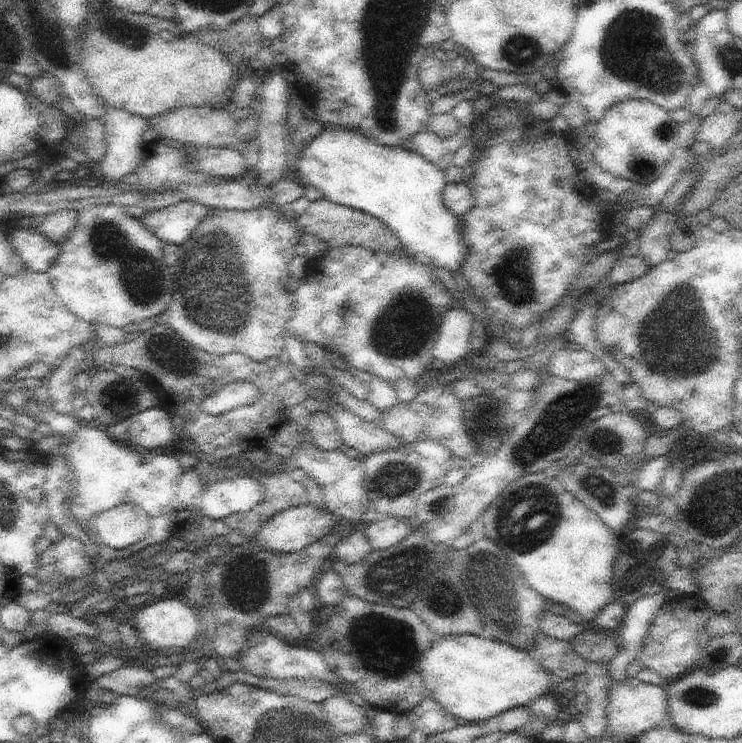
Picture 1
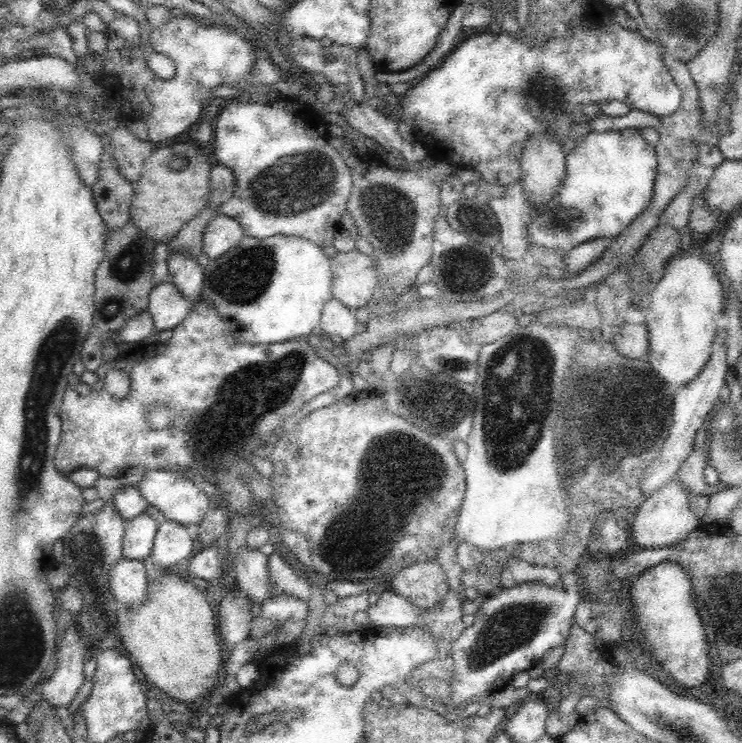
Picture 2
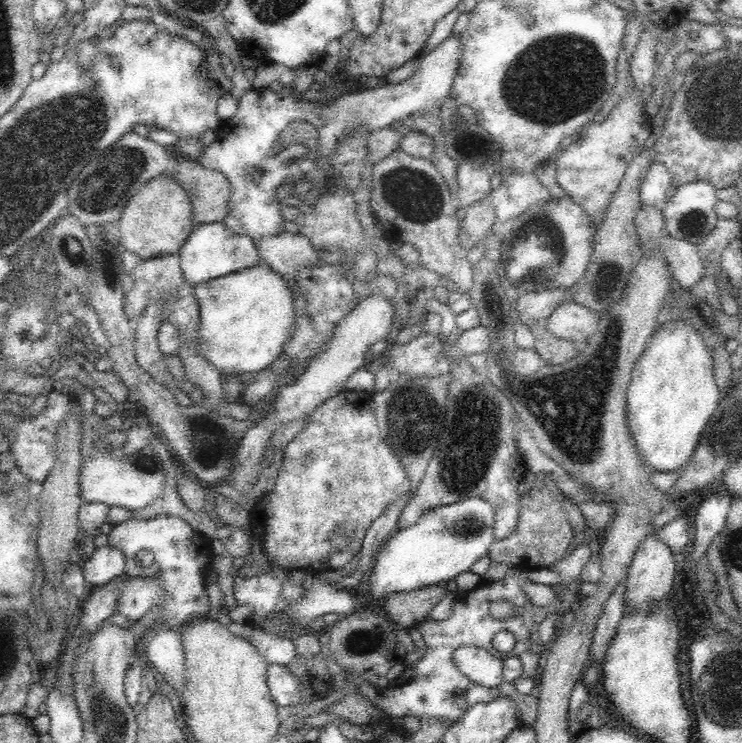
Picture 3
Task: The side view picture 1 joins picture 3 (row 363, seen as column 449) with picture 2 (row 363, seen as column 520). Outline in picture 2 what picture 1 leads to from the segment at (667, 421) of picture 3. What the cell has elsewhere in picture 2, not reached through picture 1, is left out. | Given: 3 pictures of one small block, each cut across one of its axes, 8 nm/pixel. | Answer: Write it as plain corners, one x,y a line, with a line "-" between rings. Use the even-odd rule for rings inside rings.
682,250
667,264
663,277
653,285
645,313
648,329
646,358
662,381
683,387
692,382
707,365
718,328
716,320
725,309
726,289
718,281
714,263
699,257
700,250

